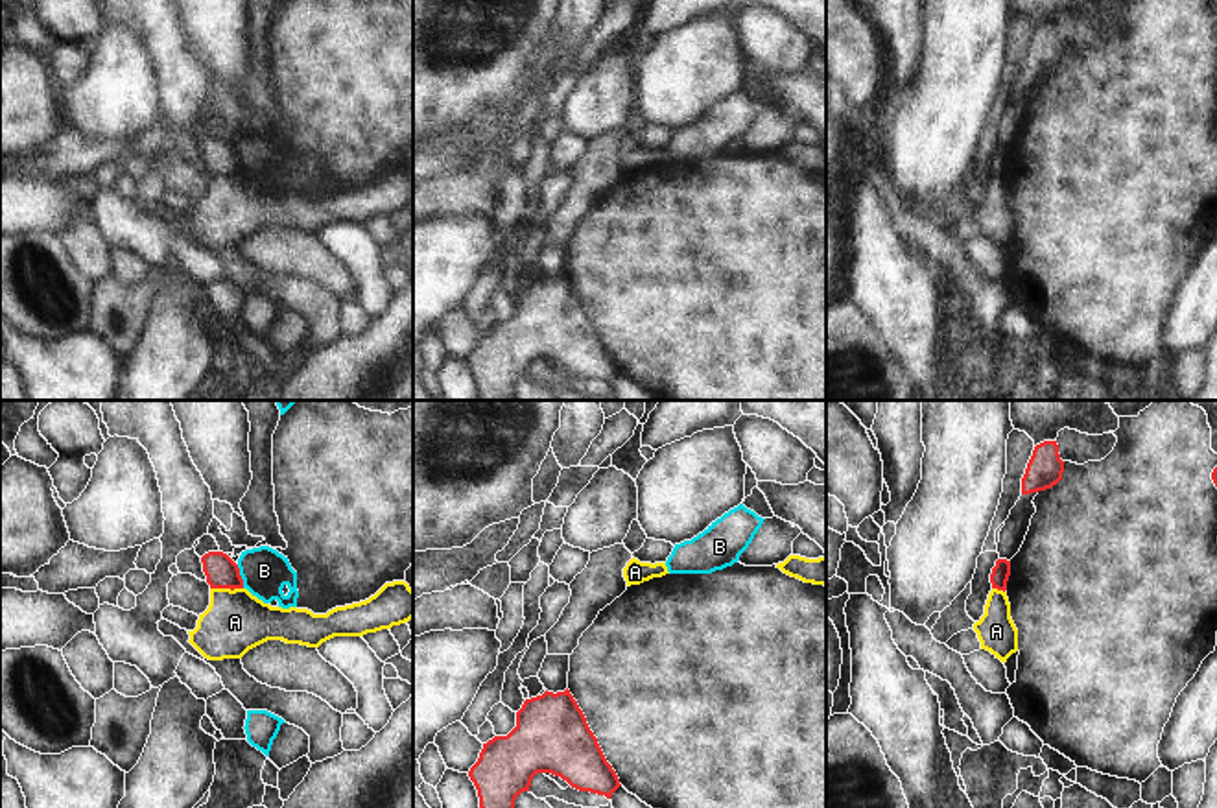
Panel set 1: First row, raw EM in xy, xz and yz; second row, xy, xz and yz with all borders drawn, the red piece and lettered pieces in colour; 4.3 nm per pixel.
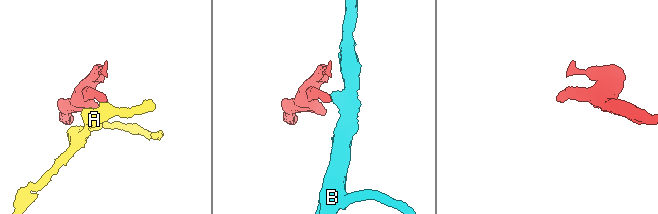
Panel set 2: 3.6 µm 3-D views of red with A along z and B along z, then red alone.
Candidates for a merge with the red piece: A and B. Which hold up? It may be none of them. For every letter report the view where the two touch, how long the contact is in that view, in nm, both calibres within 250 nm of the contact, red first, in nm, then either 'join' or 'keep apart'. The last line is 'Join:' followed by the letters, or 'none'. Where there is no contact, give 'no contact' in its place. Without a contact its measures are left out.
A: xy | 140 nm | 140/280 nm | keep apart
B: xy | 110 nm | 140/200 nm | keep apart
Join: none

